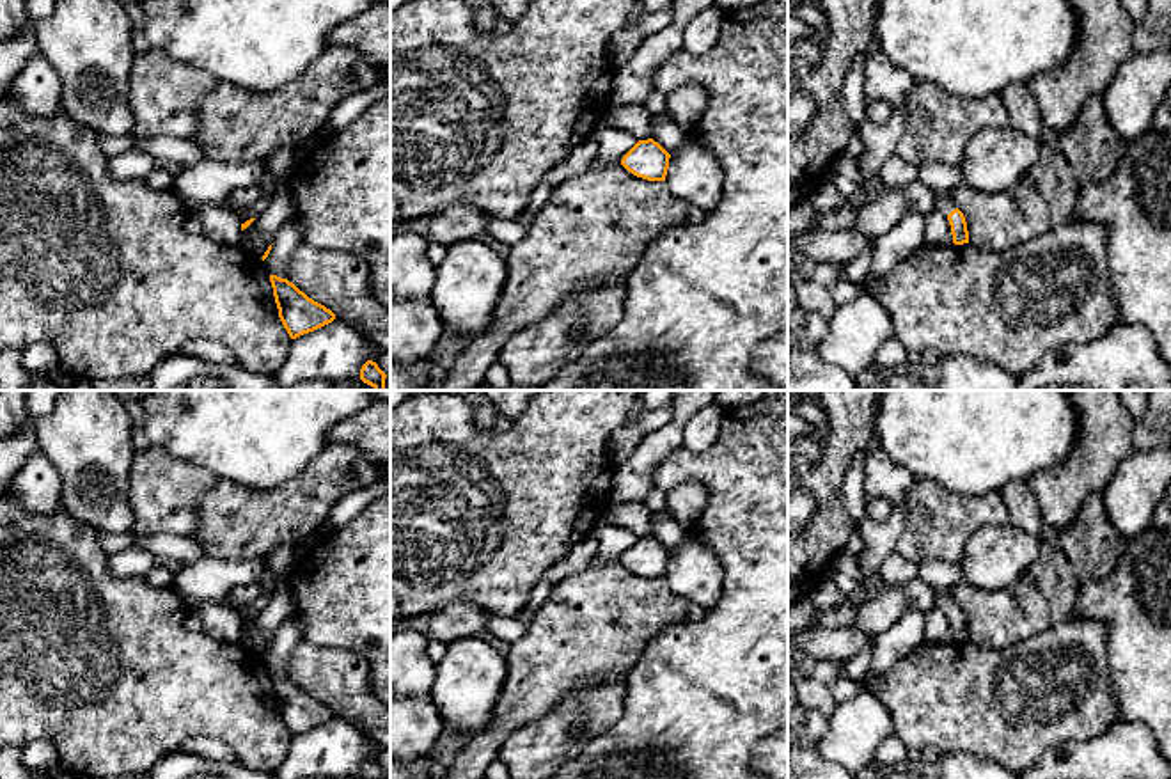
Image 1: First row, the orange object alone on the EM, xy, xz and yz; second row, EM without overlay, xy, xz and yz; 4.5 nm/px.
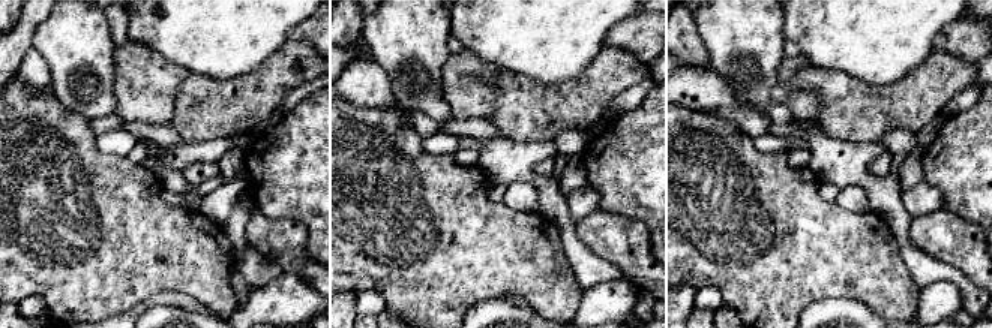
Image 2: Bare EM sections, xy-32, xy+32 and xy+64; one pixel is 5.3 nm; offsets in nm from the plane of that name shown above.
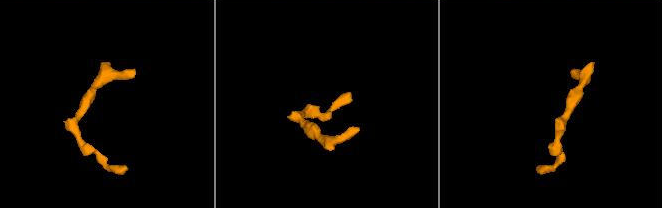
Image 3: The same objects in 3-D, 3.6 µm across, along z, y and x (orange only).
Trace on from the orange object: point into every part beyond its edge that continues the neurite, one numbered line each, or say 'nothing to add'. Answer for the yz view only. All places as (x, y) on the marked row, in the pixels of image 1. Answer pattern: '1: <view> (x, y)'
1: yz (939, 178)

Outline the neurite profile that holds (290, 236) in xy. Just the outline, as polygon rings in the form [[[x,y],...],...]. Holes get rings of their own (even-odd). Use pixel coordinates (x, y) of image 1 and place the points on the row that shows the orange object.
[[[298,218],[284,222],[275,232],[271,250],[264,259],[270,275],[287,279],[287,264],[298,247],[305,243],[305,227]]]

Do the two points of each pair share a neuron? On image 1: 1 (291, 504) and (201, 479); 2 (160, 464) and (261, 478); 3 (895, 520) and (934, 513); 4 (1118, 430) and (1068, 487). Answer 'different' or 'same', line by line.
1: different
2: different
3: different
4: same

